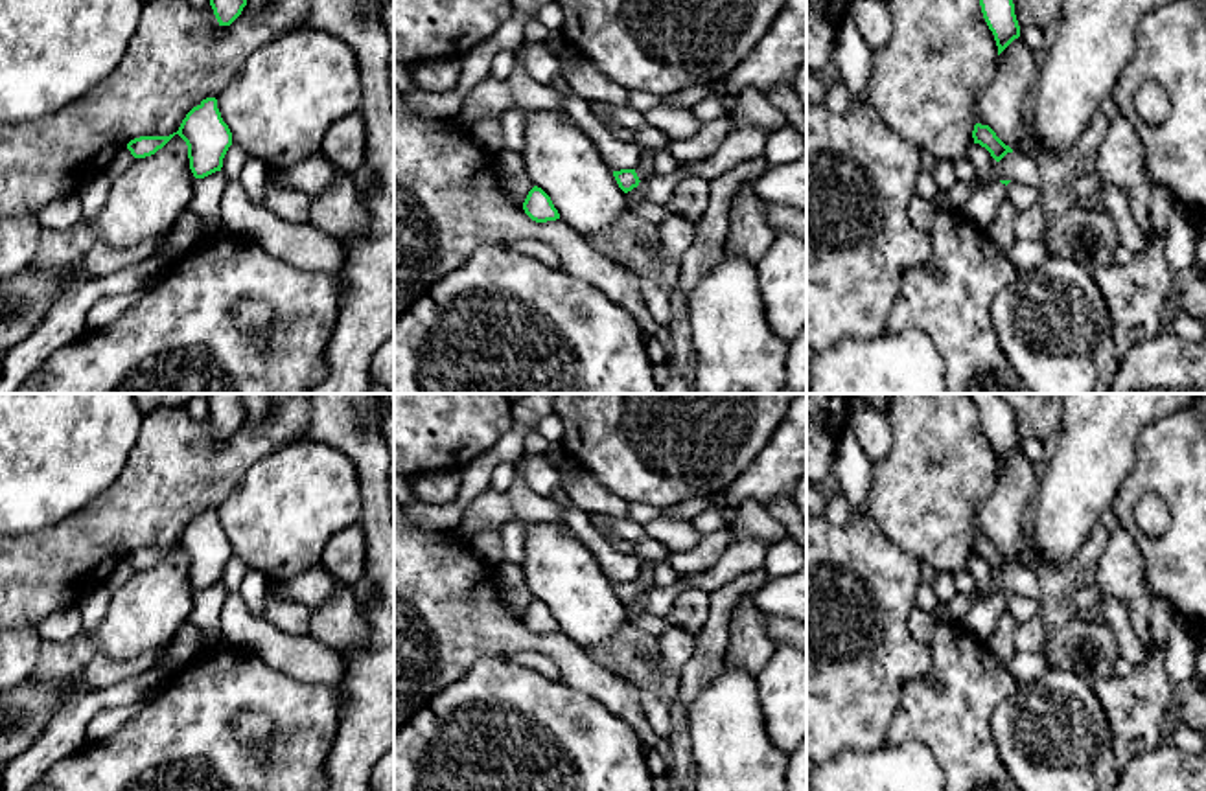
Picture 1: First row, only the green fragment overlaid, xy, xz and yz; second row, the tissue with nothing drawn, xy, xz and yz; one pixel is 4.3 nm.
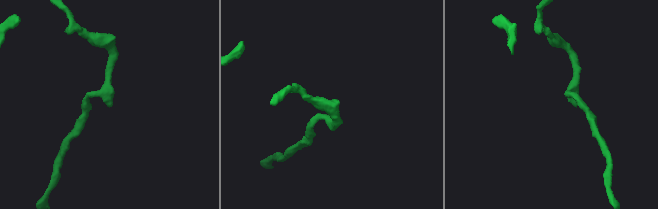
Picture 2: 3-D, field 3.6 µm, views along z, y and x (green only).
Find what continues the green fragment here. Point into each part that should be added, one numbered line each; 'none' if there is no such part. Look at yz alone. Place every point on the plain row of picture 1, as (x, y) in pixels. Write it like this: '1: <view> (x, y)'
1: yz (985, 611)

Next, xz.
1: xz (645, 580)

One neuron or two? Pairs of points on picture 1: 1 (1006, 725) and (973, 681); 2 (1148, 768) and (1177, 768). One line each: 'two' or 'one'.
1: two
2: one

